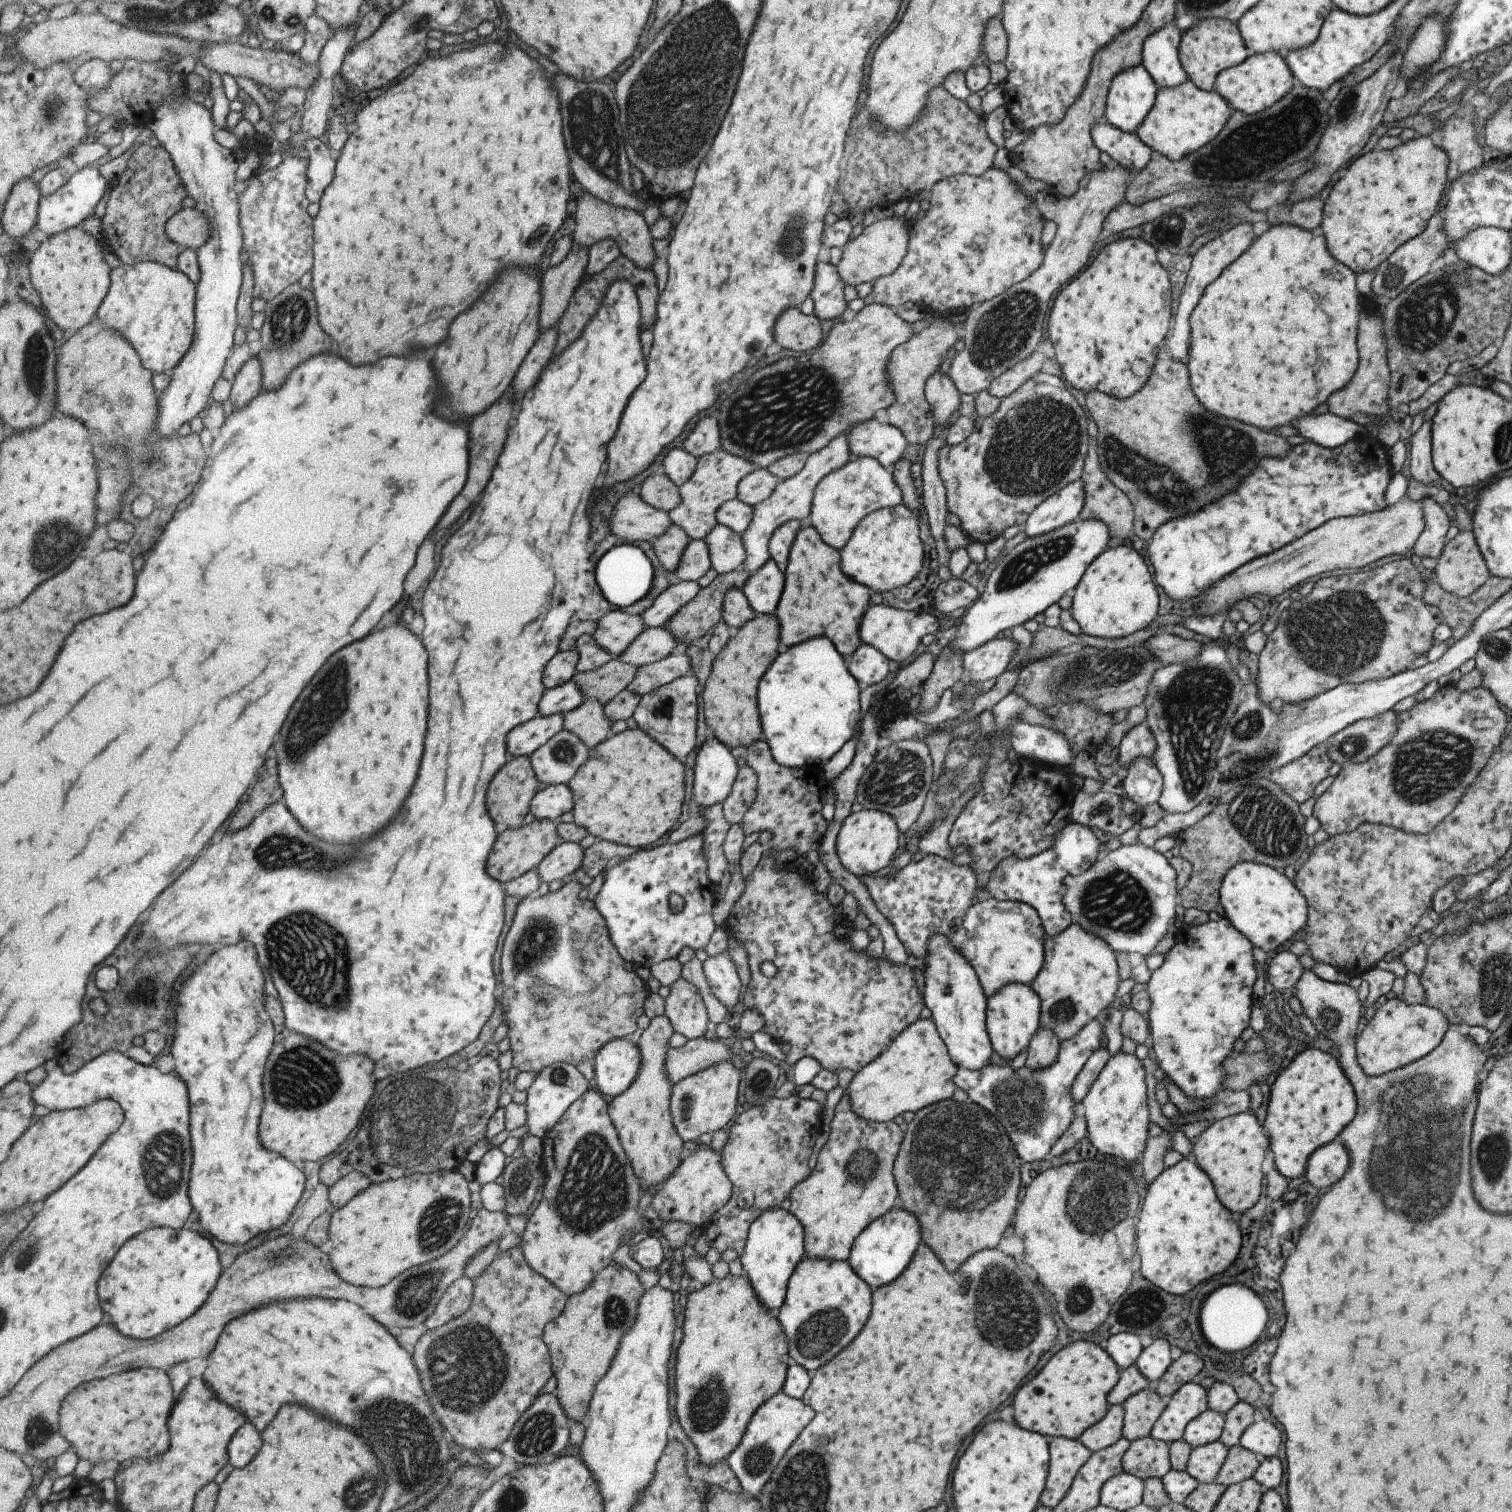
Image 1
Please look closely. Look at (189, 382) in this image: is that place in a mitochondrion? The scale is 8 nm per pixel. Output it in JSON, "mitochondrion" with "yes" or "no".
{"mitochondrion":"no"}

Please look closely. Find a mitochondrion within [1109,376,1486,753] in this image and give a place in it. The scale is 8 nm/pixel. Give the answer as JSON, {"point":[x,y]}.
{"point":[1327,633]}

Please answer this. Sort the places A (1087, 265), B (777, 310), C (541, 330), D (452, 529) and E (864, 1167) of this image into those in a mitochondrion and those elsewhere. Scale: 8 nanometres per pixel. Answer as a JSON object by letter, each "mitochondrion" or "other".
{"A":"other","B":"other","C":"other","D":"other","E":"mitochondrion"}

